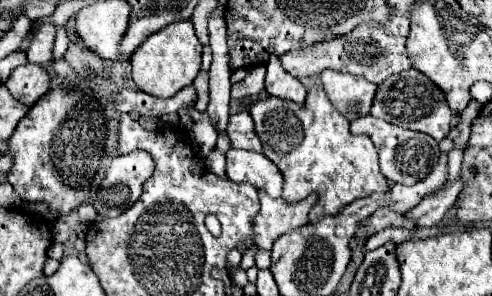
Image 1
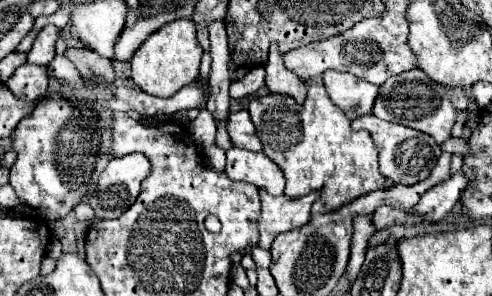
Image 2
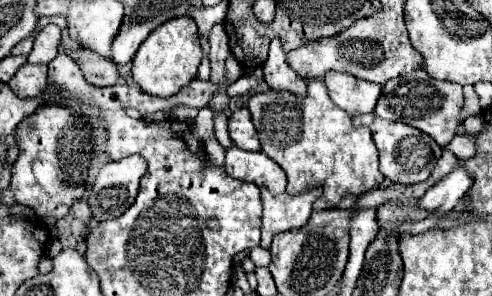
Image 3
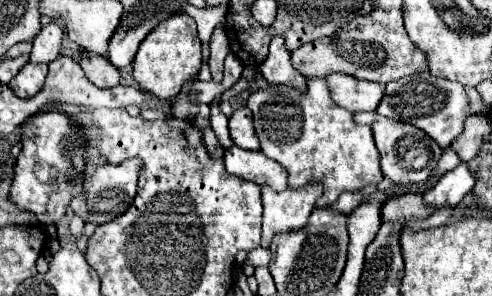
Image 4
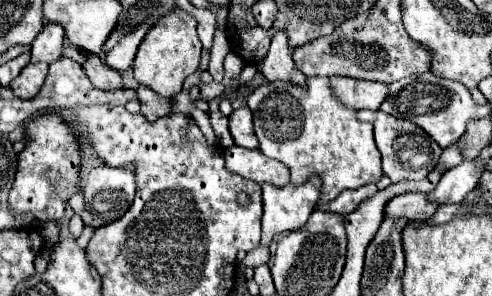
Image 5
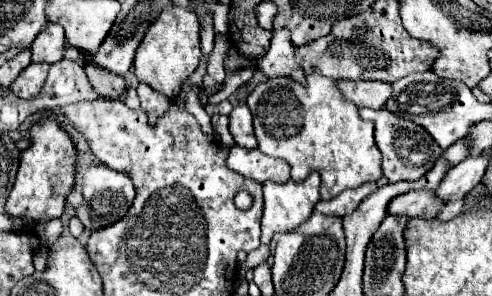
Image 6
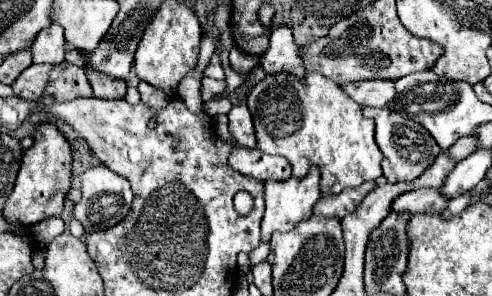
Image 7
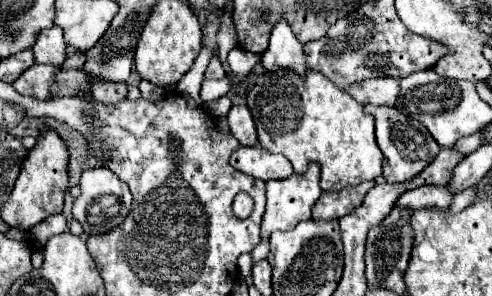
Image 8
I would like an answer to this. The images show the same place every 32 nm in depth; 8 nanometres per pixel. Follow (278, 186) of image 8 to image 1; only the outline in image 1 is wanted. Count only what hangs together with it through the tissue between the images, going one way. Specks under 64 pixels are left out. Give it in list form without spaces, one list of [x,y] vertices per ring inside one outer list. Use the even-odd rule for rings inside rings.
[[[258,190],[260,212],[256,214],[254,224],[254,244],[262,250],[270,250],[274,240],[282,234],[308,224],[308,212],[316,204],[318,196],[310,194],[306,200],[288,206],[282,198],[274,200],[264,190]]]

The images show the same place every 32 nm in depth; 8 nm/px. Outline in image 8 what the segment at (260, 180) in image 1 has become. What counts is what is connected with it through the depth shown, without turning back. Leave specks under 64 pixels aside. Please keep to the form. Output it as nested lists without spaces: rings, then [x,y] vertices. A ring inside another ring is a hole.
[[[240,146],[230,156],[232,168],[260,180],[282,180],[292,174],[292,164],[280,154],[270,154],[260,146]]]

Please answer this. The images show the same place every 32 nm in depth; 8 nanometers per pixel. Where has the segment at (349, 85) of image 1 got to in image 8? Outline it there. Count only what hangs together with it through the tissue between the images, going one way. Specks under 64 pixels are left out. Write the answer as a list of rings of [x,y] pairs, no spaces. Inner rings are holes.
[[[372,78],[350,84],[346,92],[360,104],[376,104],[376,106],[394,106],[398,100],[400,88],[398,78]]]

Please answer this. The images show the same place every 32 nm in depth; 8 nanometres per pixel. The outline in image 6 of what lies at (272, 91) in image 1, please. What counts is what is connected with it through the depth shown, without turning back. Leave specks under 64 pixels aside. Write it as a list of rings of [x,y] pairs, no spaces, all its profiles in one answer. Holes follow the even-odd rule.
[[[286,28],[276,30],[272,36],[272,44],[270,50],[266,52],[264,58],[258,60],[258,68],[268,76],[268,78],[276,78],[276,76],[288,76],[296,82],[304,84],[304,70],[300,70],[296,58],[294,58],[294,44],[290,42],[290,32]]]

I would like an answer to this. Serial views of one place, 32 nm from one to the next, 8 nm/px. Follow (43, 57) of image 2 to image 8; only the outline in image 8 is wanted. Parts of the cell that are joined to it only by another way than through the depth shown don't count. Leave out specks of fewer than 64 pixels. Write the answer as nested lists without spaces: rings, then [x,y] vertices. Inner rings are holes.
[[[52,26],[44,32],[40,32],[36,44],[32,46],[32,52],[34,52],[36,64],[62,66],[62,62],[66,60],[66,42],[62,38],[62,28]]]

